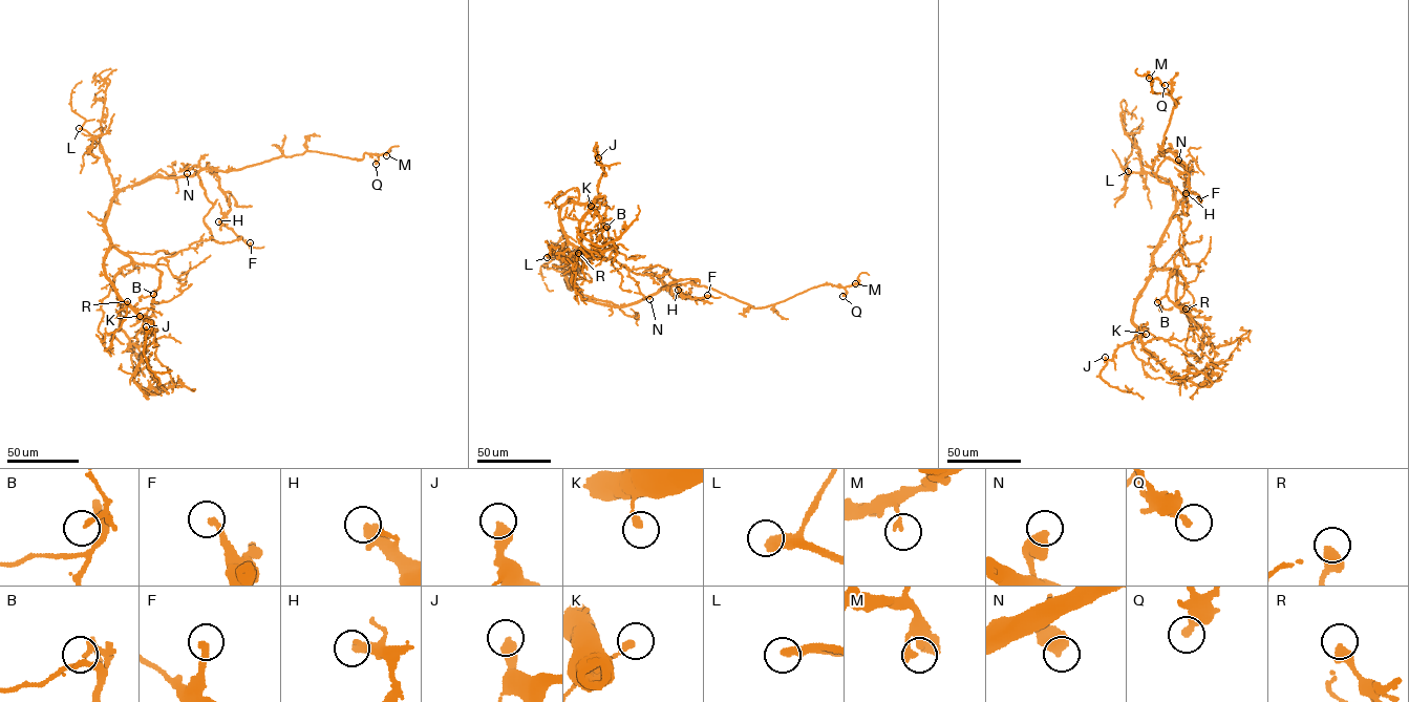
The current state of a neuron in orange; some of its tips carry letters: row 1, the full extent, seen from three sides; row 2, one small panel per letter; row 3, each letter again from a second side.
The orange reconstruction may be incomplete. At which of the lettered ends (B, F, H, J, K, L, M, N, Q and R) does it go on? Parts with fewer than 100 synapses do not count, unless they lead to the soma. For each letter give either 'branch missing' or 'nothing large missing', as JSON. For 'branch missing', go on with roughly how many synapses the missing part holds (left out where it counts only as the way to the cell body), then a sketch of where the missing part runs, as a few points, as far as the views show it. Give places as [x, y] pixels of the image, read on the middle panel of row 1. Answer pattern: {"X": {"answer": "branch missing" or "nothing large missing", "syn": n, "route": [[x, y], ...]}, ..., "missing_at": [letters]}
{"B": {"answer": "nothing large missing"}, "F": {"answer": "nothing large missing"}, "H": {"answer": "nothing large missing"}, "J": {"answer": "nothing large missing"}, "K": {"answer": "nothing large missing"}, "L": {"answer": "branch missing", "route": [[547, 257], [522, 258], [506, 272]]}, "M": {"answer": "nothing large missing"}, "N": {"answer": "nothing large missing"}, "Q": {"answer": "nothing large missing"}, "R": {"answer": "nothing large missing"}, "missing_at": ["L"]}

